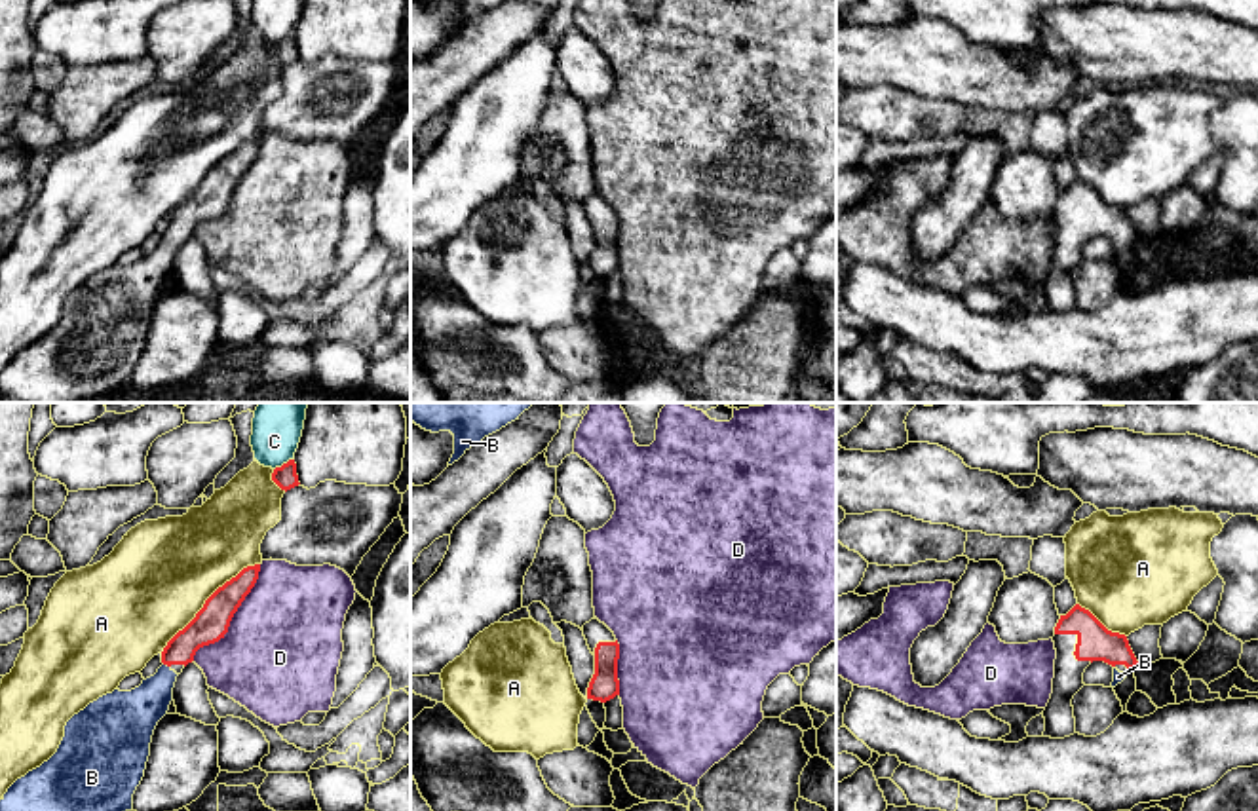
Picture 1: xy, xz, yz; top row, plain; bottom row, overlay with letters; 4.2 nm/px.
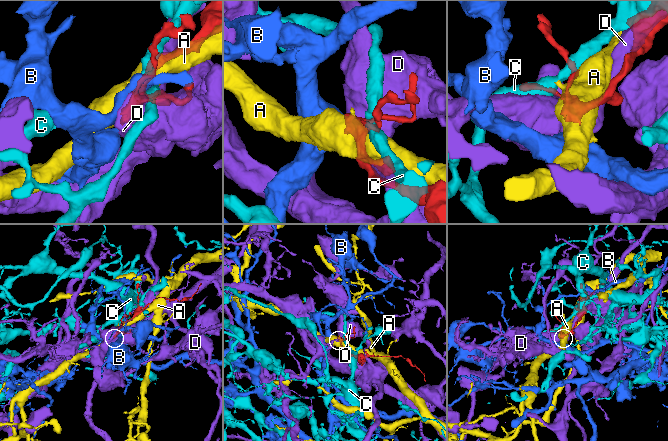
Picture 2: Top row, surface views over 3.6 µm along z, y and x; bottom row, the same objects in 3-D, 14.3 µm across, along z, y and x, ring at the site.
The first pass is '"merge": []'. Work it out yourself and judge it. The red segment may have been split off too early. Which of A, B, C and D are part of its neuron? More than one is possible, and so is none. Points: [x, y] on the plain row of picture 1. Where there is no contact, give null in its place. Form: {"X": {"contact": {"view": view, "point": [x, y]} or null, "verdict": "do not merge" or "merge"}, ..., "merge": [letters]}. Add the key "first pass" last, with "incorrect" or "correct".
{"A": {"contact": {"view": "xy", "point": [206, 175]}, "verdict": "do not merge"}, "B": {"contact": {"view": "xy", "point": [168, 240]}, "verdict": "merge"}, "C": {"contact": {"view": "xy", "point": [284, 38]}, "verdict": "do not merge"}, "D": {"contact": {"view": "xy", "point": [232, 190]}, "verdict": "do not merge"}, "merge": ["B"], "first pass": "incorrect"}

